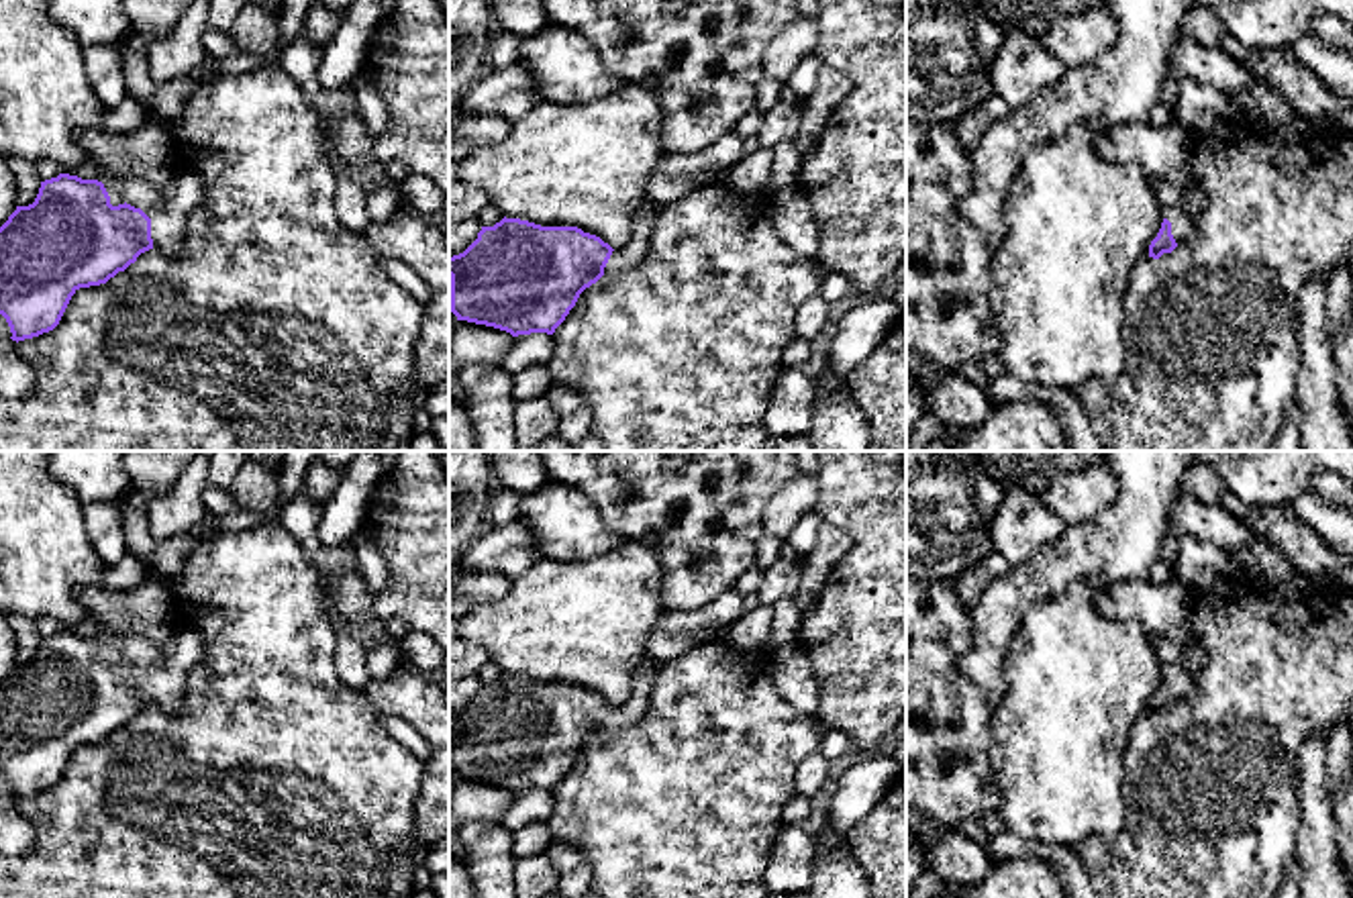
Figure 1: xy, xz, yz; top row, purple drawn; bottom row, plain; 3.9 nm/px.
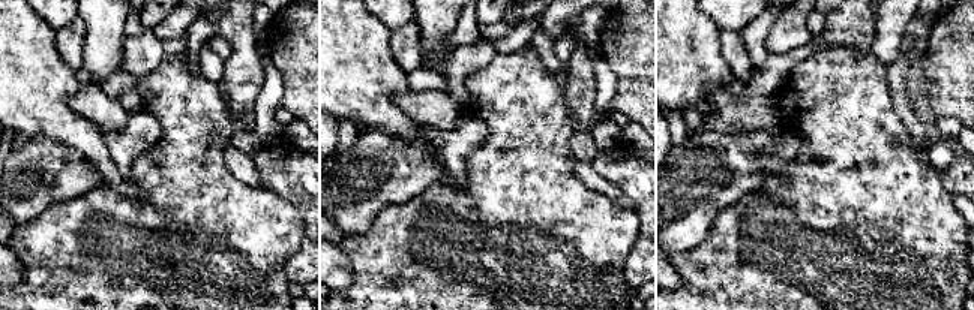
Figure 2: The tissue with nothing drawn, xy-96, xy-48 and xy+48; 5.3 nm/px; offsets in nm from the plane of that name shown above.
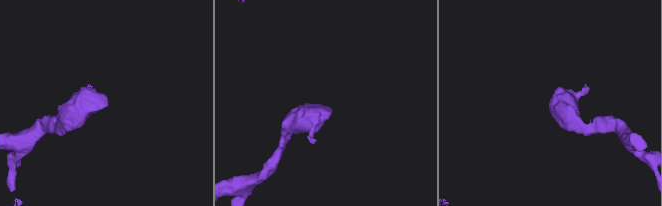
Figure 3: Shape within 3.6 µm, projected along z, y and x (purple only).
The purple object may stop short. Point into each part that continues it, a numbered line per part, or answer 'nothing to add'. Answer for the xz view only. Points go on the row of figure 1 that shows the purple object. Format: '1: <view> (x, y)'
1: xz (629, 256)

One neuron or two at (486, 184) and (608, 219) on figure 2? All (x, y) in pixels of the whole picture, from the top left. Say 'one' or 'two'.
one

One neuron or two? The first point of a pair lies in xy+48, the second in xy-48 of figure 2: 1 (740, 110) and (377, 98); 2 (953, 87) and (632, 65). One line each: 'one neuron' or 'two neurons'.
1: two neurons
2: one neuron

